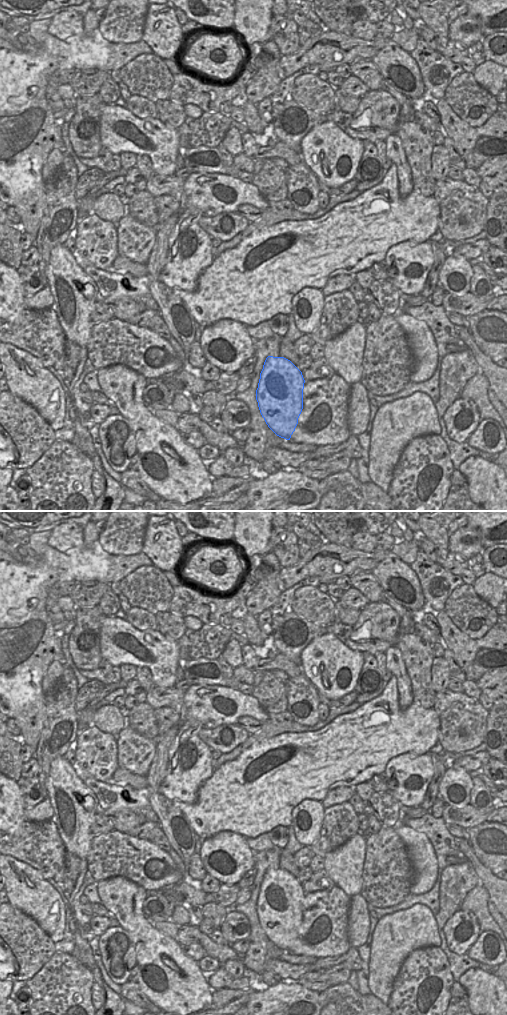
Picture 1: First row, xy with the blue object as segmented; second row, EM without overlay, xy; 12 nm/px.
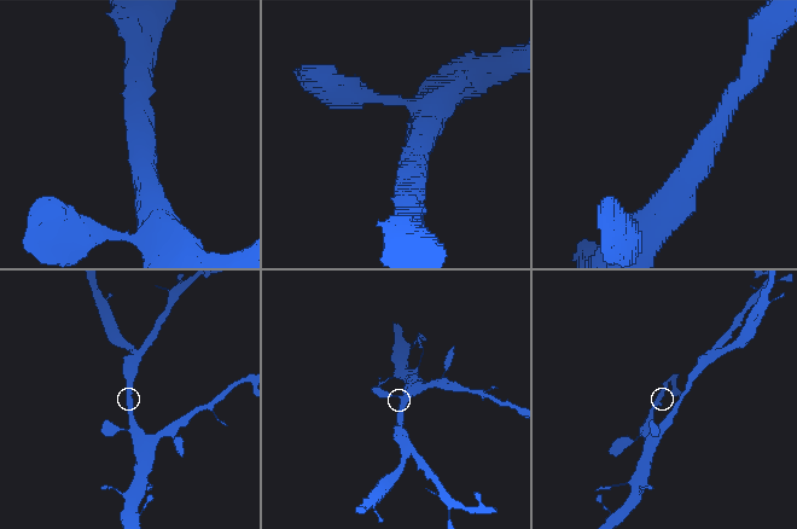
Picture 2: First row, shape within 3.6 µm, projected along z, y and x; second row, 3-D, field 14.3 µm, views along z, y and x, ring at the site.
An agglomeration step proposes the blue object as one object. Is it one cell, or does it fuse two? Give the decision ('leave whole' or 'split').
leave whole

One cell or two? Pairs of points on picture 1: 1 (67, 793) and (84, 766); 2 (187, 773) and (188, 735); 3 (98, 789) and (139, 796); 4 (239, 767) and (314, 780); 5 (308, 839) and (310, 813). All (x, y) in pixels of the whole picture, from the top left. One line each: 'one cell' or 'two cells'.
1: two cells
2: one cell
3: one cell
4: one cell
5: one cell

